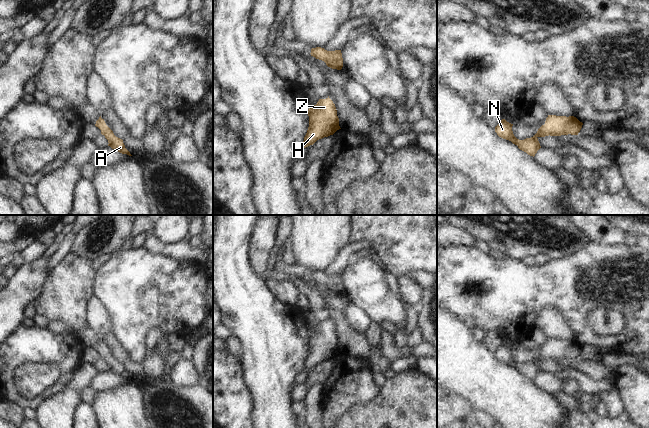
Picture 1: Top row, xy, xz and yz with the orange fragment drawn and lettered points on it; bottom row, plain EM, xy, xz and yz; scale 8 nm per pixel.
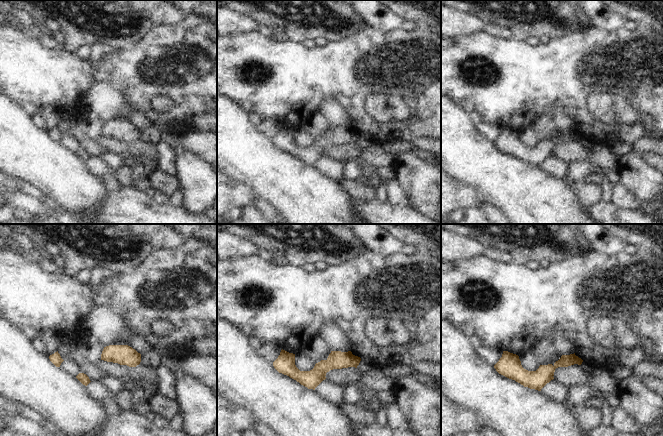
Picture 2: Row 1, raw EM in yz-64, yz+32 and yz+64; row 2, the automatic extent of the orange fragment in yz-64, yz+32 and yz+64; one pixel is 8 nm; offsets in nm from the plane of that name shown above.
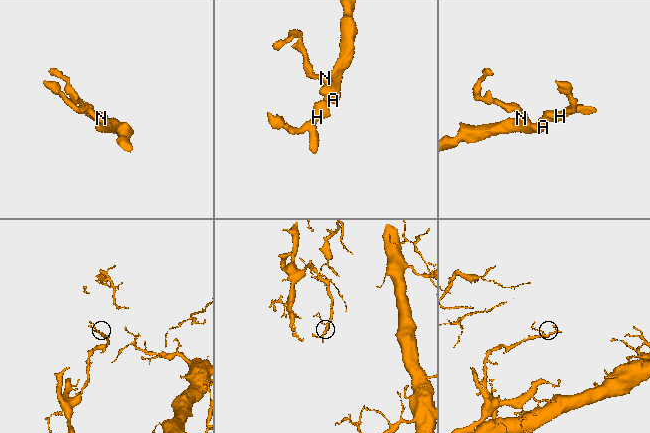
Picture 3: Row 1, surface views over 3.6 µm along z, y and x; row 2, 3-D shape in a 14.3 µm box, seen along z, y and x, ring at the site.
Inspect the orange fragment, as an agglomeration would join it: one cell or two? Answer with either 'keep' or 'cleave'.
keep

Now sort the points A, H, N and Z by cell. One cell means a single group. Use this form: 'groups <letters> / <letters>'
groups A H N Z

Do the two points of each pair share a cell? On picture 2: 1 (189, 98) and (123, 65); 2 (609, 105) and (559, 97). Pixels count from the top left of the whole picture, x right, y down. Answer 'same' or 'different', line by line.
1: same
2: different

